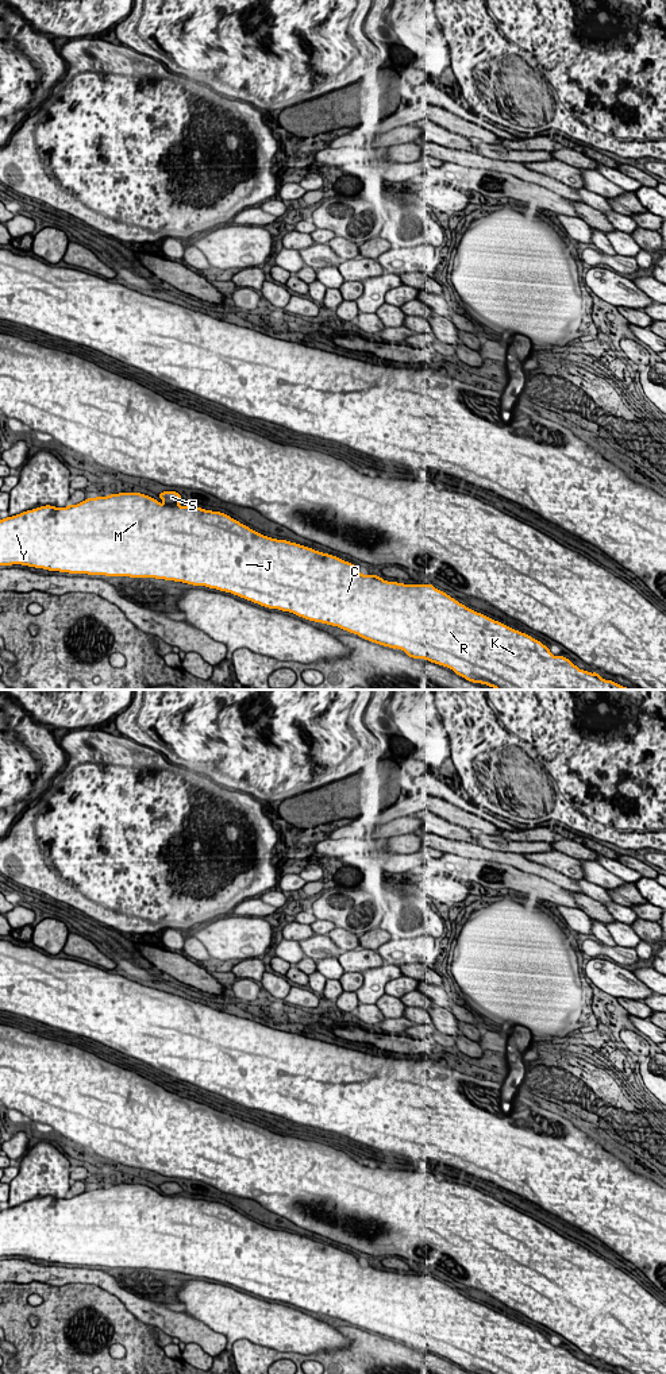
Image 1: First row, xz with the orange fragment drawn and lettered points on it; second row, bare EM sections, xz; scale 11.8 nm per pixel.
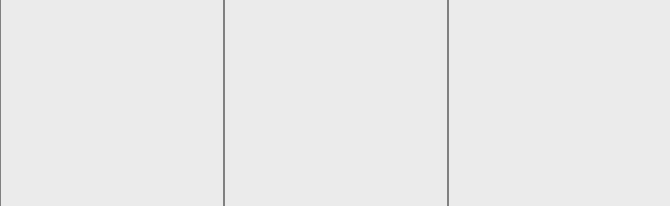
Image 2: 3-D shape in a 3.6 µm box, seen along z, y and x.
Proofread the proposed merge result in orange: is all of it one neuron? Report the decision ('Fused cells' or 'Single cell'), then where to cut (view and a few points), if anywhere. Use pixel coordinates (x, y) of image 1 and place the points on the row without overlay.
Fused cells. Split along xz (166, 1195), (176, 1196)

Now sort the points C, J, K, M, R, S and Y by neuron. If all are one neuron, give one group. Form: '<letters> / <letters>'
C J K M R Y / S

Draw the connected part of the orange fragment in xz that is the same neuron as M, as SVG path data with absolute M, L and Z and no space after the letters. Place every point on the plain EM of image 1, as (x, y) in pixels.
M119 1184L111 1185L107 1188L86 1189L85 1192L77 1196L68 1196L66 1199L55 1199L51 1196L35 1199L32 1201L23 1203L20 1205L1 1209L0 1211L0 1257L12 1257L22 1255L35 1259L43 1259L49 1262L59 1262L69 1265L88 1265L88 1266L105 1266L105 1267L130 1267L130 1269L155 1269L165 1271L182 1273L193 1277L205 1277L209 1280L216 1280L220 1282L231 1284L261 1297L269 1300L278 1300L282 1302L293 1304L299 1308L303 1308L309 1312L322 1313L332 1317L338 1317L343 1321L347 1321L353 1325L369 1331L372 1334L389 1338L392 1340L401 1340L407 1347L412 1350L424 1350L431 1354L439 1355L453 1361L457 1366L465 1369L473 1374L616 1374L612 1371L605 1371L597 1363L588 1363L580 1361L574 1356L567 1348L554 1347L550 1340L543 1336L540 1332L532 1329L531 1327L515 1321L505 1315L494 1312L481 1304L477 1304L465 1296L459 1294L446 1284L435 1280L431 1274L427 1275L404 1275L397 1273L384 1271L376 1265L363 1266L359 1263L358 1258L344 1253L330 1244L323 1244L312 1239L300 1236L297 1234L290 1234L286 1231L277 1231L267 1227L263 1227L249 1217L240 1215L239 1212L231 1209L230 1207L205 1201L203 1199L181 1197L181 1196L162 1196L157 1190L140 1185L140 1184Z

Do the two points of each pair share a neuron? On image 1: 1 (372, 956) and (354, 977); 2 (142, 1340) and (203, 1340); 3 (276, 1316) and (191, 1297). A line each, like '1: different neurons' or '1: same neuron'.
1: different neurons
2: different neurons
3: same neuron

